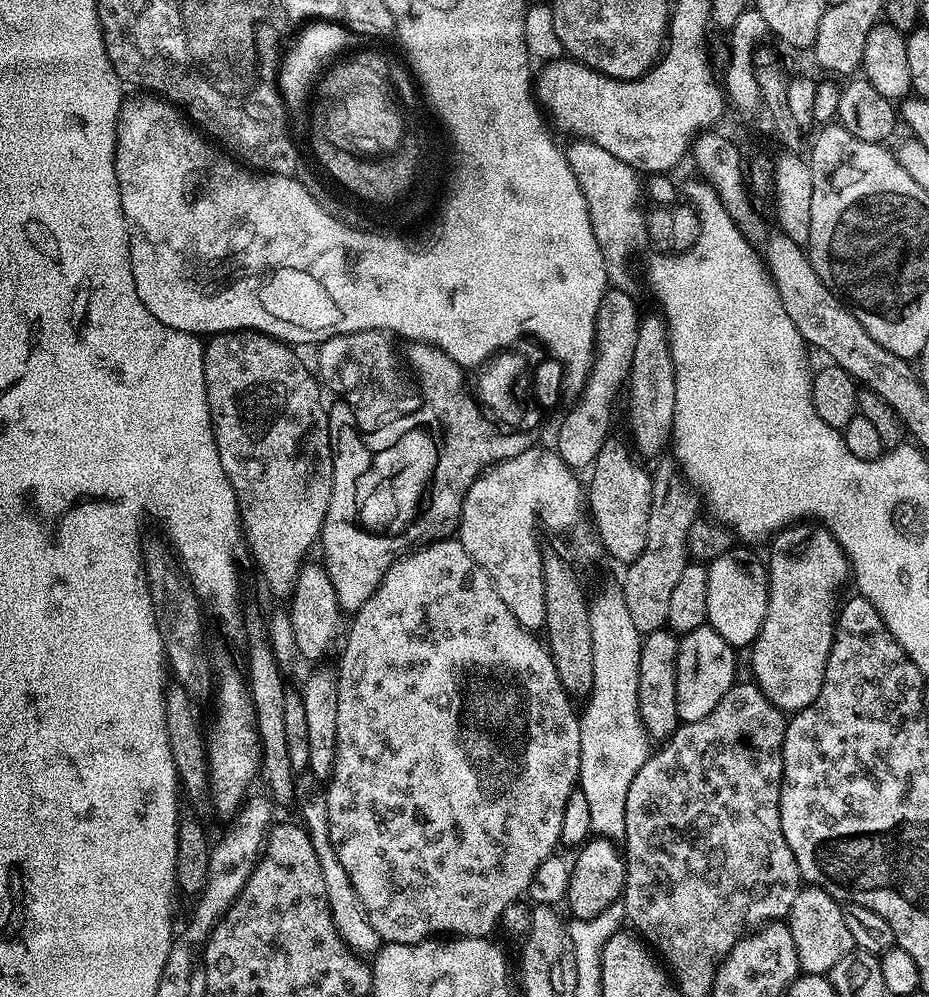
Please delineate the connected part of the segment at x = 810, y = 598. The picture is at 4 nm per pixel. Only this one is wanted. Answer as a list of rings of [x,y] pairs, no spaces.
[[[801,522],[792,525],[791,528],[784,529],[783,532],[776,534],[771,544],[772,553],[766,556],[766,567],[768,569],[768,613],[766,614],[764,625],[758,634],[758,638],[750,646],[750,653],[752,652],[751,679],[762,690],[762,694],[766,694],[766,698],[770,698],[770,702],[774,702],[774,706],[780,708],[781,712],[795,714],[801,712],[806,706],[810,706],[810,702],[814,702],[814,698],[818,698],[818,690],[822,690],[822,682],[826,674],[826,662],[832,653],[832,635],[836,632],[836,622],[838,619],[838,599],[836,600],[836,595],[839,594],[840,587],[844,583],[849,583],[850,565],[844,556],[842,546],[829,534],[827,528],[817,526],[812,522]]]

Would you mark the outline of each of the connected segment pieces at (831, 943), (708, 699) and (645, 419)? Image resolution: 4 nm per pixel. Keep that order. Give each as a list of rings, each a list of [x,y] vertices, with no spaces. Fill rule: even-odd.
[[[815,886],[801,887],[798,898],[794,898],[794,906],[786,917],[790,934],[794,934],[801,973],[809,972],[819,976],[831,973],[834,965],[854,951],[853,940],[843,914],[841,901],[834,899],[826,890]]]
[[[707,626],[685,632],[679,637],[678,662],[676,663],[676,697],[678,698],[678,718],[686,724],[698,722],[722,702],[722,698],[737,683],[737,649]]]
[[[659,315],[652,316],[643,321],[638,330],[638,342],[634,345],[634,362],[630,362],[630,374],[628,375],[628,382],[626,385],[626,400],[628,396],[628,428],[632,431],[632,444],[631,447],[635,449],[637,453],[641,452],[644,456],[656,456],[664,447],[669,447],[670,439],[672,437],[672,423],[674,422],[674,360],[670,358],[670,348],[668,346],[668,332],[664,326],[663,321]]]

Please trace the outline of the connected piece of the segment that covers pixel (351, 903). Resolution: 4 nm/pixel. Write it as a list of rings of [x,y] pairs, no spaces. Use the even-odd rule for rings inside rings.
[[[309,769],[297,773],[295,778],[295,807],[300,810],[299,819],[303,824],[305,832],[314,846],[314,852],[318,857],[319,866],[322,869],[323,882],[326,883],[327,901],[330,902],[331,916],[334,918],[335,928],[340,937],[347,942],[348,947],[360,954],[375,953],[382,944],[380,935],[370,926],[369,920],[364,912],[361,900],[350,882],[349,874],[338,860],[338,854],[334,851],[333,843],[329,836],[329,811],[325,796],[325,783],[317,778]]]

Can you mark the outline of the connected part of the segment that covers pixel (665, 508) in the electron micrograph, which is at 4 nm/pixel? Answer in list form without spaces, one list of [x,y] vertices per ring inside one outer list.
[[[669,464],[662,465],[652,476],[652,509],[646,550],[642,550],[634,563],[623,569],[622,587],[626,607],[630,609],[630,619],[641,634],[661,631],[667,625],[674,585],[690,562],[686,534],[690,534],[690,526],[698,519],[699,512],[696,511],[702,508],[696,489]]]

